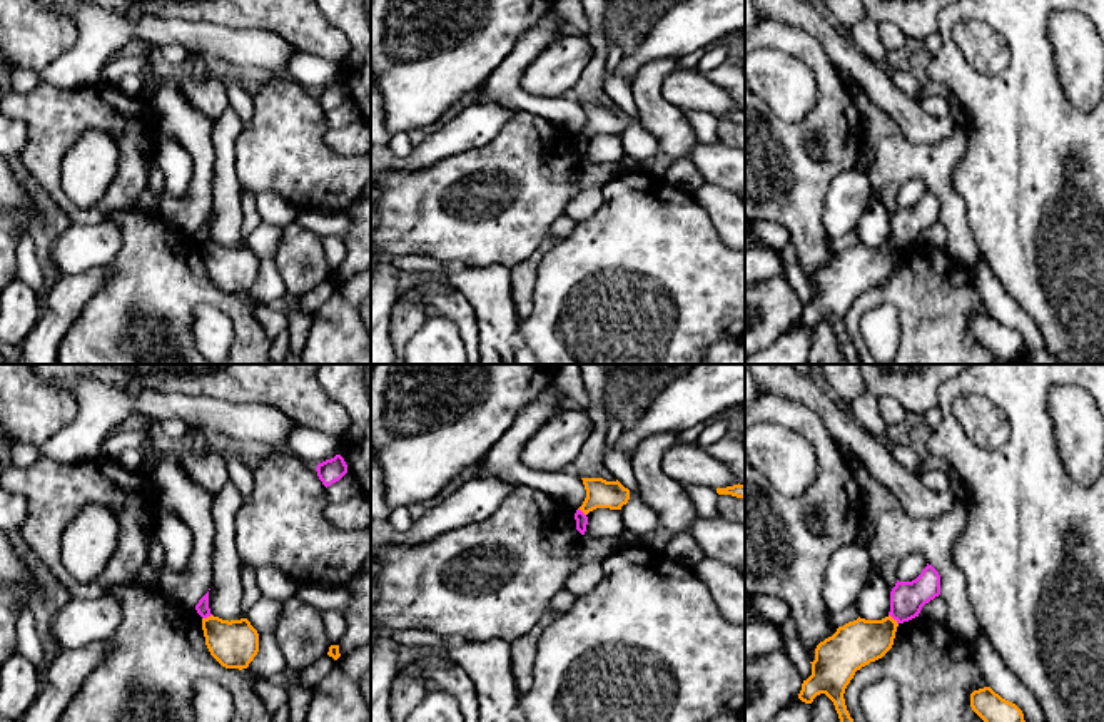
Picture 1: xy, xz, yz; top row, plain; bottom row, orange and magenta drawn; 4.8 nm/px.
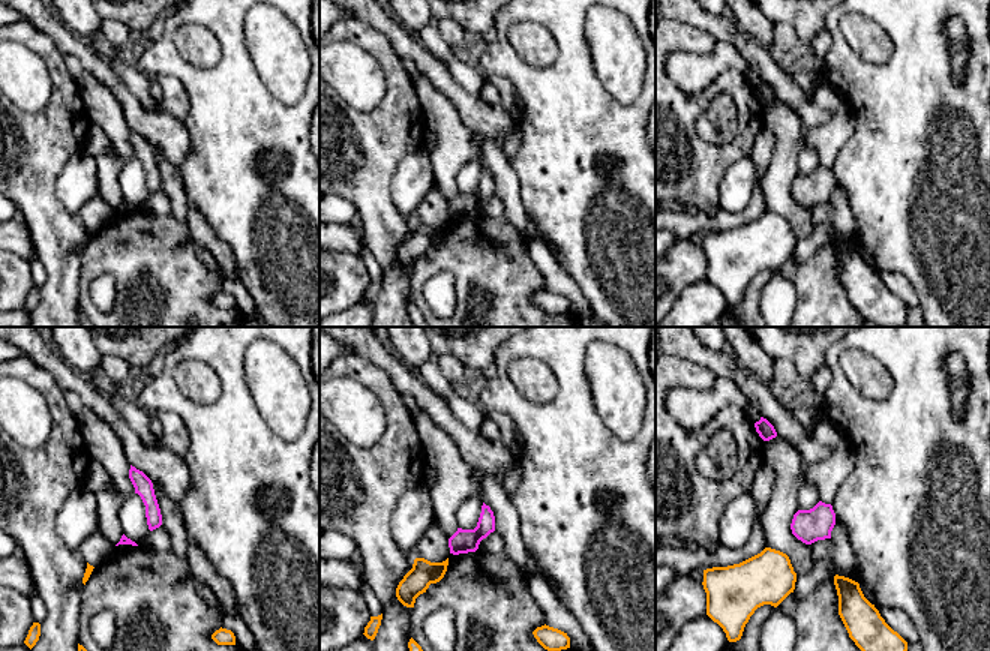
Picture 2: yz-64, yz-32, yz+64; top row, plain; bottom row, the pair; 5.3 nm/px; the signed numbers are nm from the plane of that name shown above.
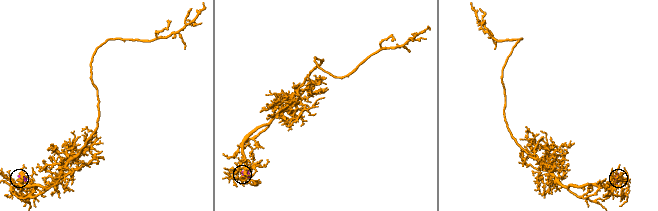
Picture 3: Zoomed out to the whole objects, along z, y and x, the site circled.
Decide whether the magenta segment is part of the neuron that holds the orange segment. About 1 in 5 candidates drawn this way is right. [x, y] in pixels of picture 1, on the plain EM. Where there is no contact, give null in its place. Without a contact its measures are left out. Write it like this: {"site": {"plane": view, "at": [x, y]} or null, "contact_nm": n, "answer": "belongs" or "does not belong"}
{"site": {"plane": "yz", "at": [892, 244]}, "contact_nm": 70, "answer": "does not belong"}

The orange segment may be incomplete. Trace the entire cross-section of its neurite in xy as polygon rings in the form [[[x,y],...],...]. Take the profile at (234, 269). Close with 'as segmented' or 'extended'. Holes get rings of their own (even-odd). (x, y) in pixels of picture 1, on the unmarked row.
[[[202,244],[205,271],[210,281],[225,294],[247,294],[259,277],[259,259],[247,244]]]; as segmented

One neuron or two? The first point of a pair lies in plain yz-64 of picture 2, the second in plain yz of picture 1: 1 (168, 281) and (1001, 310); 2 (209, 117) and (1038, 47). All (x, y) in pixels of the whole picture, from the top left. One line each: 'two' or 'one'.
1: two
2: one

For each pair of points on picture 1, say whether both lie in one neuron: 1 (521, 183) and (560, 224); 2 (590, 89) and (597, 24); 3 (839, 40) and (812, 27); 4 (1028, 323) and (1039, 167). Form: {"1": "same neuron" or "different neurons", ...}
{"1": "different neurons", "2": "same neuron", "3": "same neuron", "4": "different neurons"}

